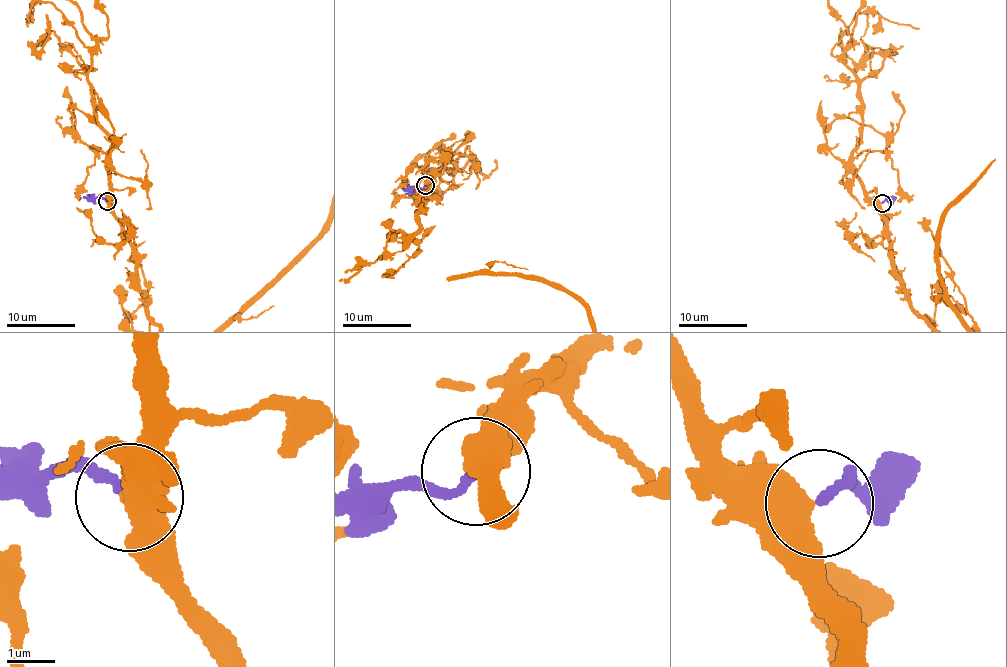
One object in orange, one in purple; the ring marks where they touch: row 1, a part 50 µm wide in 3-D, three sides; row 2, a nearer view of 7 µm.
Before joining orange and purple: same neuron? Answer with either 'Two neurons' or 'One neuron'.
One neuron

